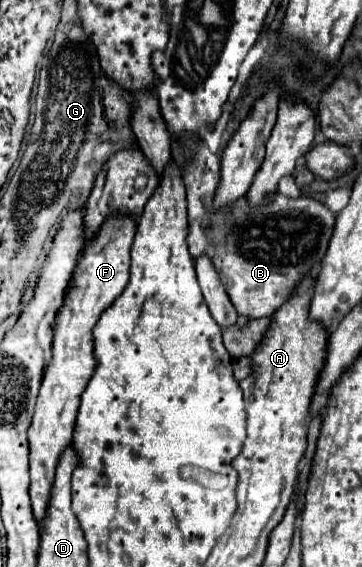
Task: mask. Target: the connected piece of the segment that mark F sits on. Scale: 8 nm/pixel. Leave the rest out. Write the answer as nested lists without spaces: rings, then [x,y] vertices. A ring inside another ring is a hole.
[[[117,217],[109,219],[101,233],[87,245],[81,263],[77,265],[75,285],[67,293],[63,307],[57,313],[55,337],[53,337],[53,359],[45,369],[45,377],[39,389],[37,407],[33,415],[33,423],[29,427],[29,473],[31,473],[31,507],[37,523],[43,523],[47,513],[47,501],[53,489],[55,471],[59,465],[61,449],[71,445],[75,415],[79,407],[79,397],[91,379],[95,369],[93,357],[93,327],[101,319],[103,311],[113,305],[113,301],[121,295],[129,281],[129,249],[135,235],[135,219]]]

